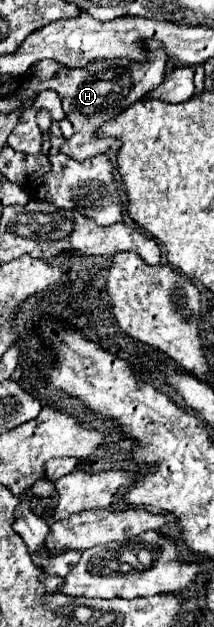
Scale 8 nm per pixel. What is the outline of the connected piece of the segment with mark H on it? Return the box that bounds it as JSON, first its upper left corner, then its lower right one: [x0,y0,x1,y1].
[22,53,166,161]

